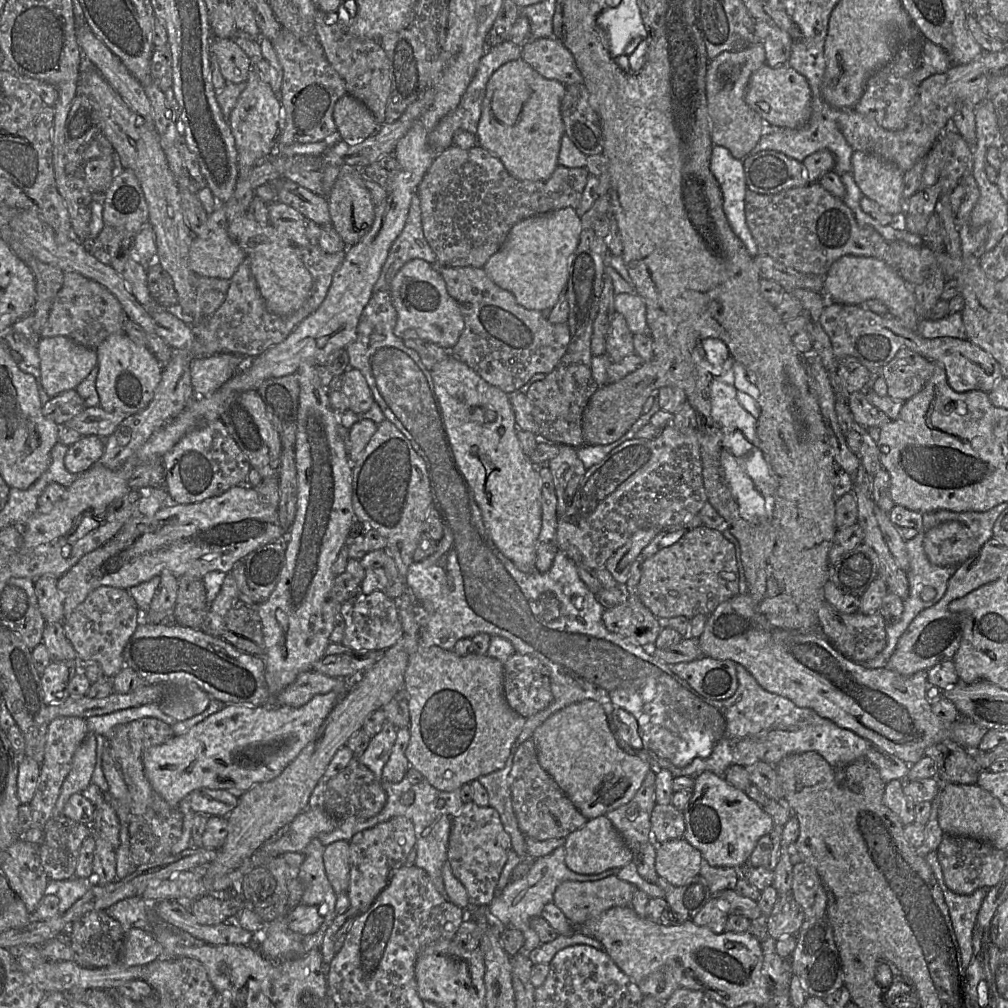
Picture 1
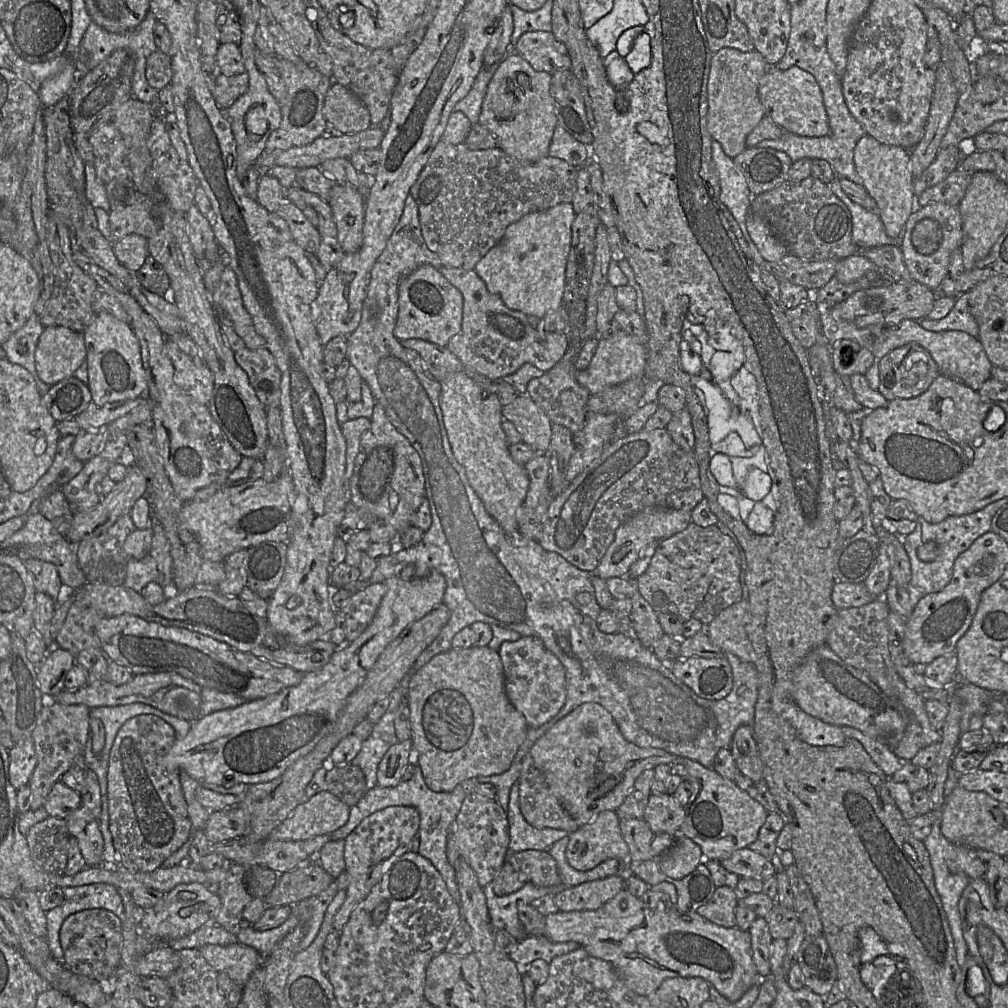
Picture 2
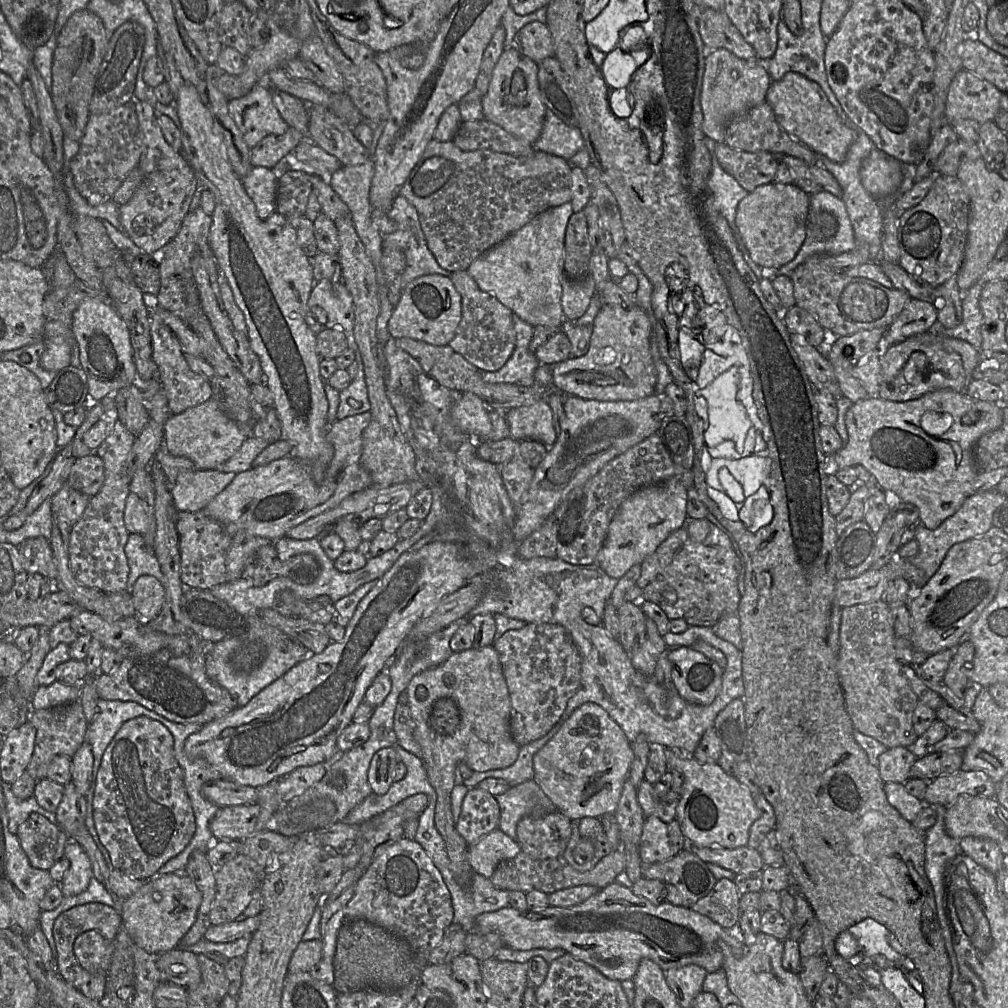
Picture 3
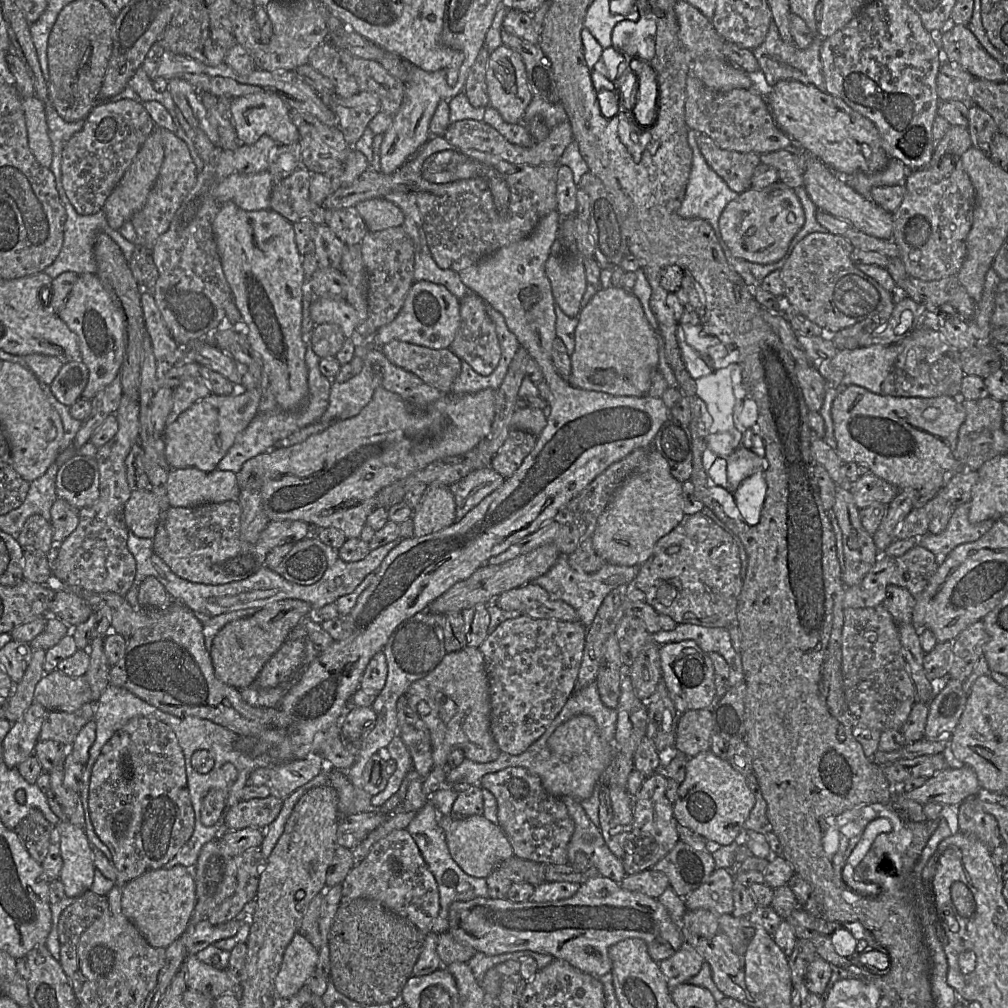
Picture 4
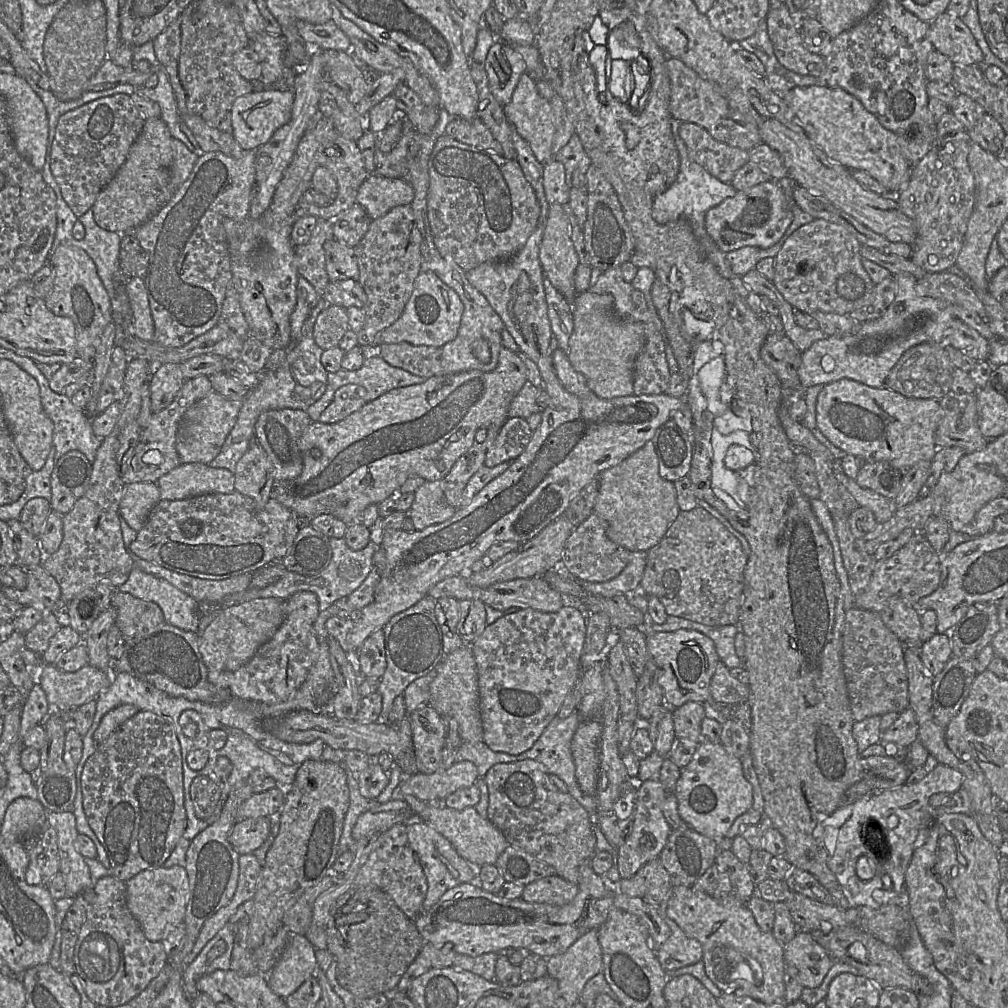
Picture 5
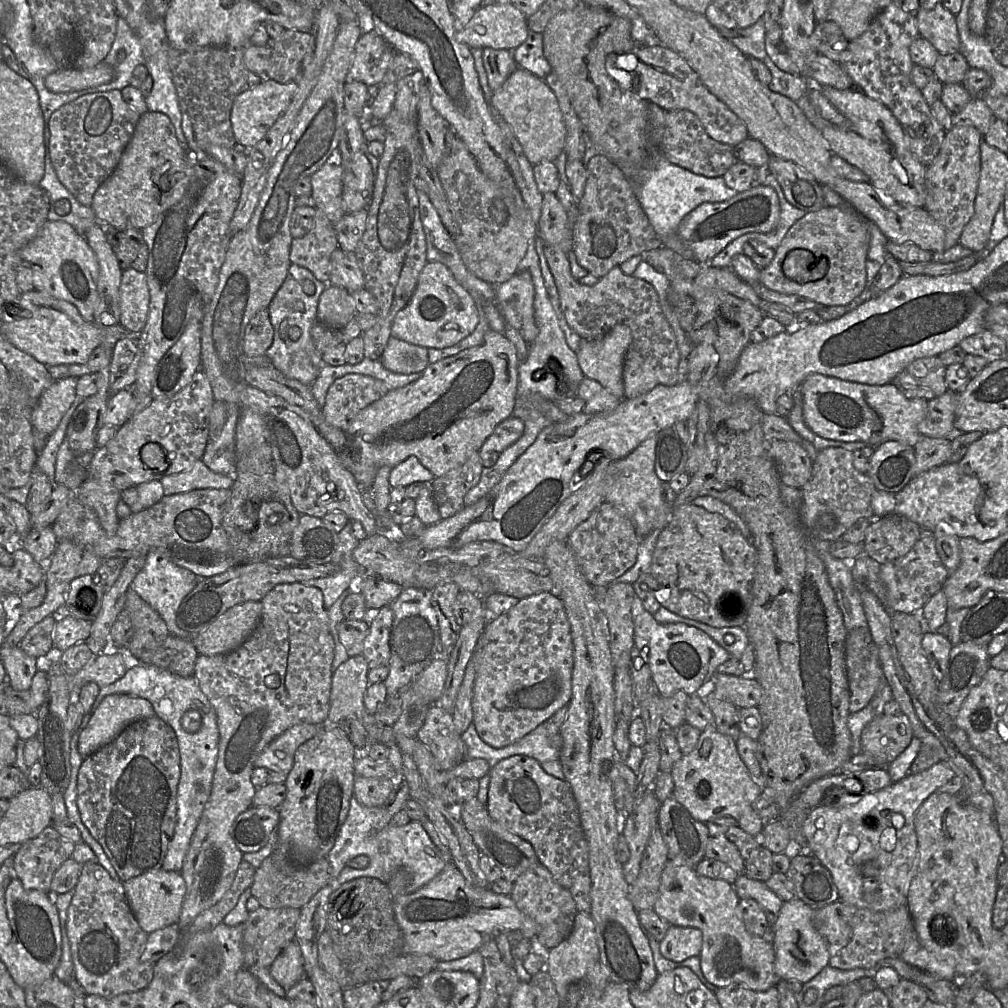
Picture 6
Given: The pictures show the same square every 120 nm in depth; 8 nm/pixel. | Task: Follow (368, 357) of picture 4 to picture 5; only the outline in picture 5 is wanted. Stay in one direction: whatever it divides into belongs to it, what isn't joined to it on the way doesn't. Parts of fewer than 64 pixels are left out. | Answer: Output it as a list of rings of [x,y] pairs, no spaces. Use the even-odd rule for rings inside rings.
[[[381,355],[371,356],[365,359],[357,370],[340,369],[328,373],[324,394],[308,407],[307,413],[312,421],[318,420],[321,413],[332,402],[335,392],[347,384],[357,384],[364,387],[366,401],[371,402],[392,389],[420,384],[425,380],[424,377],[390,365]]]

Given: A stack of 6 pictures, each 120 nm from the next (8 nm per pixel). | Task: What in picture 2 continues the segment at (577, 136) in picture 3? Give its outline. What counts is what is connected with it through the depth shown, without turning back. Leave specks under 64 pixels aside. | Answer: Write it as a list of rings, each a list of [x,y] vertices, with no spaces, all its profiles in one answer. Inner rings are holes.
[[[557,124],[549,145],[548,156],[562,159],[575,168],[584,168],[583,165],[591,156],[591,152],[588,146],[577,141]]]

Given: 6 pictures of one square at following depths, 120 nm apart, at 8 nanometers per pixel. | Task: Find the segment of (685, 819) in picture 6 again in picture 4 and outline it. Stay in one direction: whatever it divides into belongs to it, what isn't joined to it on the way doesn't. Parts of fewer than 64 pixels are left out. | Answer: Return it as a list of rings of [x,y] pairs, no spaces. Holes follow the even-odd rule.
[[[679,840],[673,849],[650,869],[664,873],[674,892],[685,898],[705,883],[716,867],[708,849],[697,850]]]

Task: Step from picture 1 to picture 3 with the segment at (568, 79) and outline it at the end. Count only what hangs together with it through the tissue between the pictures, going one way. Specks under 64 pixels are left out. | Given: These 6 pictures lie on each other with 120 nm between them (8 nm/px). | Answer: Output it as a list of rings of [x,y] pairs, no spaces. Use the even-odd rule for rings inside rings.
[[[539,21],[529,22],[519,30],[514,36],[514,46],[536,63],[554,56],[551,33],[546,24]]]

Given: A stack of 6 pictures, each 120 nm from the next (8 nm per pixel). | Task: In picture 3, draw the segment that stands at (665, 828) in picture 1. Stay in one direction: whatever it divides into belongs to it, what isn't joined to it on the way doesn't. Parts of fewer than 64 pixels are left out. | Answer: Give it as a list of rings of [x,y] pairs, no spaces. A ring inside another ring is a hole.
[[[644,779],[637,787],[637,800],[645,817],[656,816],[669,823],[676,818],[680,794],[670,789],[665,795],[657,795],[653,784]]]

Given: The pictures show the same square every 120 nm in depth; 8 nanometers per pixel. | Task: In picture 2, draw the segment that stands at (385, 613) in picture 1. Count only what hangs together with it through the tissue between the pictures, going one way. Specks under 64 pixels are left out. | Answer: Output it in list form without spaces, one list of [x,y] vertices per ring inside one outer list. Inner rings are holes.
[[[384,582],[372,583],[353,593],[335,613],[345,619],[346,642],[352,642],[372,621],[387,587]]]

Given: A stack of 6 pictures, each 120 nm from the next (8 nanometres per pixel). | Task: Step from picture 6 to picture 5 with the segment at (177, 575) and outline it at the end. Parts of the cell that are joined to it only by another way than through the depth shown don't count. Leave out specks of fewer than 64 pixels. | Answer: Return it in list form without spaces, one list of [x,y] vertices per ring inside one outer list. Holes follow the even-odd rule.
[[[134,566],[127,581],[118,590],[154,602],[162,610],[166,623],[198,633],[202,615],[200,603],[168,581]]]

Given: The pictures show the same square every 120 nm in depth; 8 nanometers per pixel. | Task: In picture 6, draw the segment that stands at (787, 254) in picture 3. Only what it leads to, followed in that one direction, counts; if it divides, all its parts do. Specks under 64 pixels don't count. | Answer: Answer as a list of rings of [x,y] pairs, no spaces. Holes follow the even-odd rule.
[[[759,185],[723,202],[705,202],[688,213],[678,226],[677,234],[693,251],[696,261],[709,262],[730,242],[748,233],[770,233],[778,225],[780,215],[776,191]]]

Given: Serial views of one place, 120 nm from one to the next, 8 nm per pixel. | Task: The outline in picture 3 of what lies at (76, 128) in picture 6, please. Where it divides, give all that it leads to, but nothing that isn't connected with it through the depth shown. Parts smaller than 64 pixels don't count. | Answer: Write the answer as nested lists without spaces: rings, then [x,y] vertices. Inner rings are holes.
[[[134,101],[108,113],[90,114],[79,151],[72,159],[70,172],[80,195],[92,206],[112,199],[128,174],[138,166],[144,152],[143,134]]]

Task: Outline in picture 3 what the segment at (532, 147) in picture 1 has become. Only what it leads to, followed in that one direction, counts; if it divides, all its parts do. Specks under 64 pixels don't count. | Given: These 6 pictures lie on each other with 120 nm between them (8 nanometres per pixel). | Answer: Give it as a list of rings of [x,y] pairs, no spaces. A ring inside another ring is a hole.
[[[507,46],[492,73],[487,92],[482,98],[484,119],[530,144],[539,138],[546,107],[537,79],[537,63],[523,55],[515,46]]]

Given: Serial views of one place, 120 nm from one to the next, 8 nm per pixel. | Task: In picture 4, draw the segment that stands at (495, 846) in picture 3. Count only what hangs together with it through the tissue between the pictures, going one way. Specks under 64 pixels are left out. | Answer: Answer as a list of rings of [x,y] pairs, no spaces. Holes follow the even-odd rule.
[[[452,815],[440,816],[449,852],[461,869],[470,876],[486,879],[503,861],[514,856],[513,848],[499,824],[488,821],[483,815],[455,819]]]

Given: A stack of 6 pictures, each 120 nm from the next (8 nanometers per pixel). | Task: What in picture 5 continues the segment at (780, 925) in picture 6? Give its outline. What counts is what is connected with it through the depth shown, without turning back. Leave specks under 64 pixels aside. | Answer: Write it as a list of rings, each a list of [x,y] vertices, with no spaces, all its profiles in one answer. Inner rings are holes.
[[[798,930],[784,947],[784,960],[798,970],[800,983],[807,988],[818,988],[834,960],[810,933]]]

